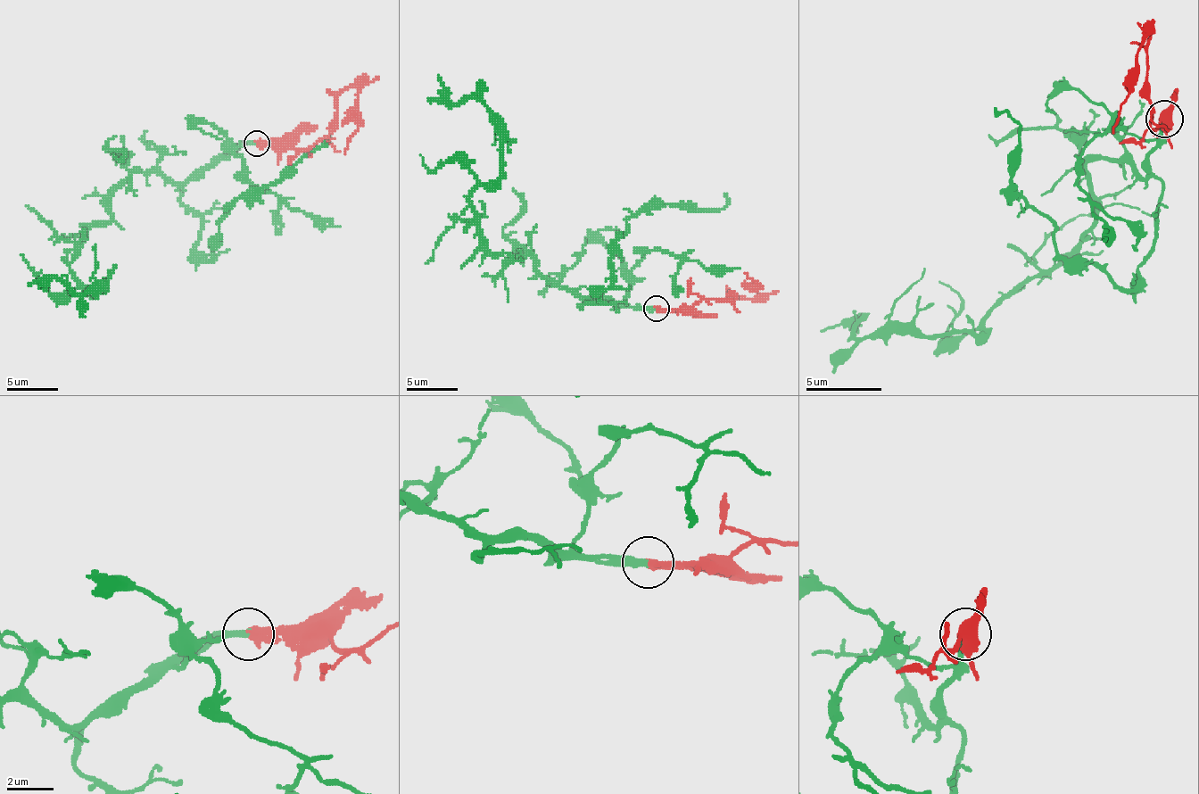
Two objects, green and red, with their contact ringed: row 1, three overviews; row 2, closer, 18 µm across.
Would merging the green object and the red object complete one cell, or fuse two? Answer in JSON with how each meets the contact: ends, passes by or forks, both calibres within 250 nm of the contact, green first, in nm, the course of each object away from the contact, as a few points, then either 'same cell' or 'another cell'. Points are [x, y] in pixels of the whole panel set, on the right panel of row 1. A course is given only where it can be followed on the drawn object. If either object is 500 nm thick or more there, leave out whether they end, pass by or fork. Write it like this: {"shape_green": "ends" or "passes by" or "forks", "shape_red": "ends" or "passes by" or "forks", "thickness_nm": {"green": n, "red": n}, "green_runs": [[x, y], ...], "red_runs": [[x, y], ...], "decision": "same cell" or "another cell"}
{"shape_green": "ends", "shape_red": "ends", "thickness_nm": {"green": 320, "red": 320}, "green_runs": [[1165, 119], [1146, 176], [1127, 161], [1089, 161], [1093, 225], [972, 334], [859, 338], [863, 316], [822, 331]], "red_runs": [[1165, 119], [1157, 127], [1150, 127], [1146, 52], [1150, 37], [1138, 52], [1138, 81], [1112, 135]], "decision": "same cell"}

